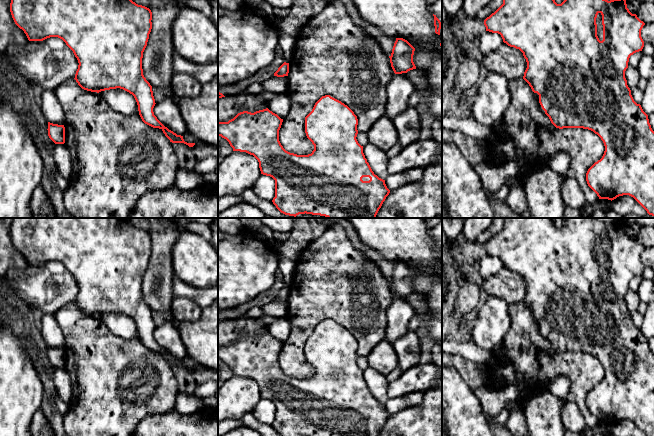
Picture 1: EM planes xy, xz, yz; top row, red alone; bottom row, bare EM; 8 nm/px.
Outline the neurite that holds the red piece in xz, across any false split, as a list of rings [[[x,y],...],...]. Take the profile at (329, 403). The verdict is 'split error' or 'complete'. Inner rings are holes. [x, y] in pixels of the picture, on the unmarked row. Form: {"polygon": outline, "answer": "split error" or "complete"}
{"polygon": [[[330,319],[322,320],[314,329],[312,335],[305,341],[305,357],[307,362],[314,369],[314,374],[308,379],[297,379],[286,375],[279,365],[279,354],[281,352],[283,343],[277,338],[270,335],[268,332],[256,335],[254,337],[243,335],[238,337],[233,343],[228,346],[218,345],[218,360],[226,363],[233,375],[246,376],[253,379],[259,386],[261,398],[270,400],[275,404],[275,421],[272,426],[280,436],[378,436],[390,414],[385,408],[385,404],[379,402],[372,395],[365,379],[363,377],[363,370],[361,370],[356,361],[358,358],[357,349],[358,343],[354,336],[341,325],[331,321]]], "answer": "complete"}

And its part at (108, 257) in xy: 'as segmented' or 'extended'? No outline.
as segmented

